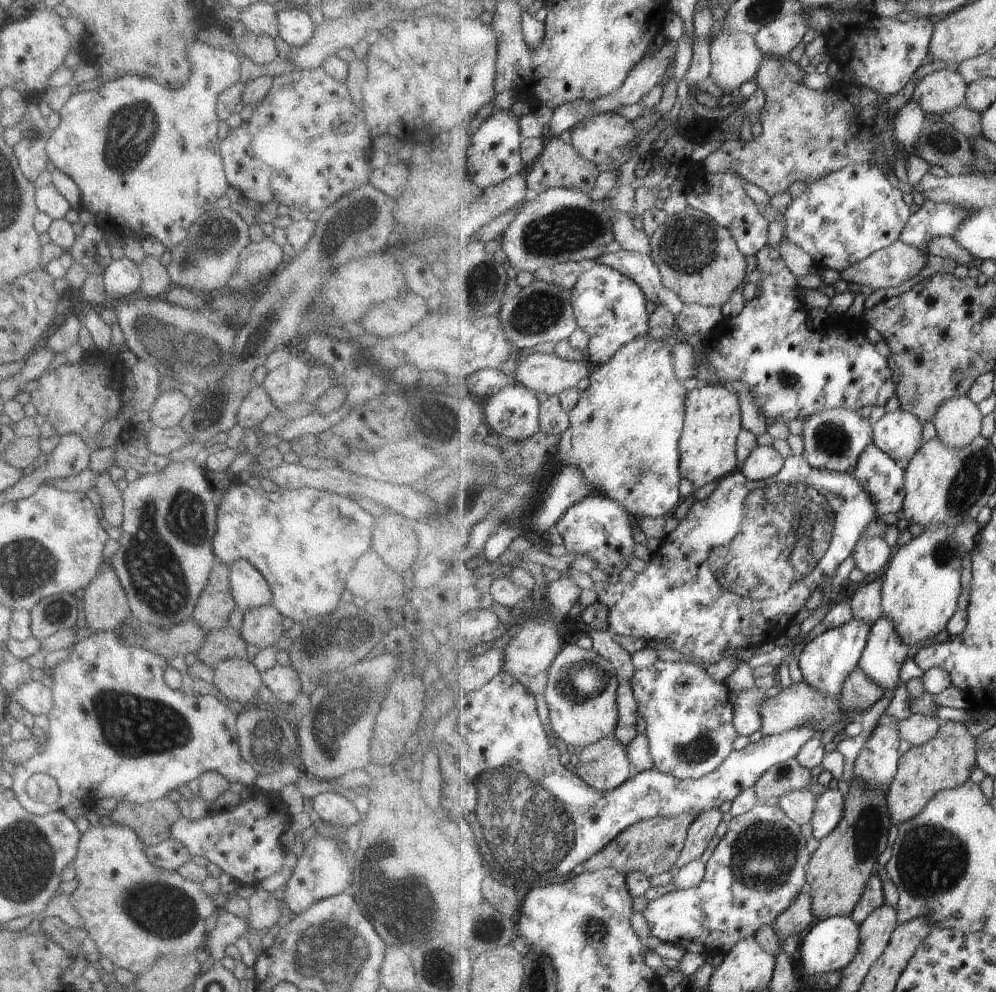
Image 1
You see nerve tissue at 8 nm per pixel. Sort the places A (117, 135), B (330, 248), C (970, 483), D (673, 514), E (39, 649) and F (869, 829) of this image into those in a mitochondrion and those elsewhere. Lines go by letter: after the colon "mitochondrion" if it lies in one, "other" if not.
A: mitochondrion
B: other
C: mitochondrion
D: other
E: other
F: mitochondrion

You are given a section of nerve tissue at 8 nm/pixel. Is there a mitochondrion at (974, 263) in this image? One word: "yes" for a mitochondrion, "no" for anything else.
no

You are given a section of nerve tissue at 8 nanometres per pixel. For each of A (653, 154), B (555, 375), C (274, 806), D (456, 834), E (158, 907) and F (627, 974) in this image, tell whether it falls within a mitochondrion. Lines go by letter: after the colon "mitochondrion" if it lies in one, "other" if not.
A: other
B: other
C: other
D: other
E: mitochondrion
F: other

